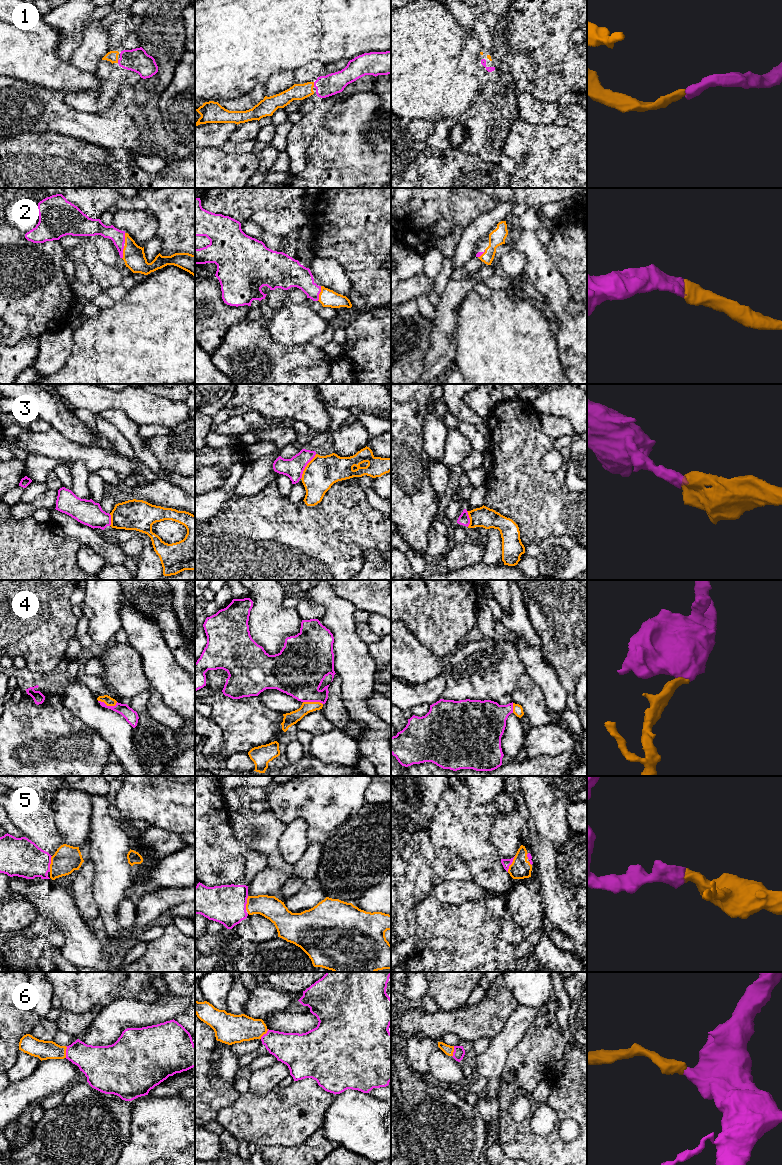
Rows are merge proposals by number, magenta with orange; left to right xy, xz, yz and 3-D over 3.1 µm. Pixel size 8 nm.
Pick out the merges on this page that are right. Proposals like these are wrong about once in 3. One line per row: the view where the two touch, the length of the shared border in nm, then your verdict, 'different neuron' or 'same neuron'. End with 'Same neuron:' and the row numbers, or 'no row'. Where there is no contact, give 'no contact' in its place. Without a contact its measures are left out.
1: meets magenta in xz; contact 40 nm long; same neuron
2: meets magenta in xz; contact 120 nm long; same neuron
3: meets magenta in xz; contact 240 nm long; different neuron
4: meets magenta in xy; contact 160 nm long; same neuron
5: meets magenta in xy; contact 130 nm long; same neuron
6: meets magenta in xy; contact 100 nm long; same neuron
Same neuron: 1, 2, 4, 5, 6

